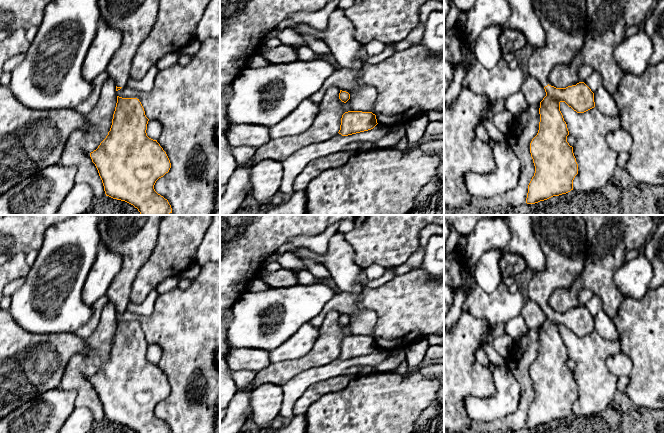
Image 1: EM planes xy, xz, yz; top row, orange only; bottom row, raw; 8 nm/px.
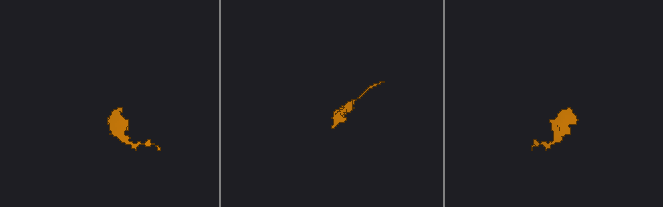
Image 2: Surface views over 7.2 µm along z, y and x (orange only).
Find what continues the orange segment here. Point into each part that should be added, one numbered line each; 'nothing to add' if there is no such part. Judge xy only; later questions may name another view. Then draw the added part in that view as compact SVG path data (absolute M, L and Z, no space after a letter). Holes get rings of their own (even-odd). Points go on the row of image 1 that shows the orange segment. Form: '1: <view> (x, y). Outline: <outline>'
1: xy (134, 19). Outline: M99 0L101 21L122 35L121 44L106 69L117 87L126 86L133 58L155 25L159 4L160 0Z

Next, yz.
1: yz (565, 23). Outline: M532 0L535 14L543 27L546 42L540 48L534 48L528 61L529 75L536 78L543 87L549 84L551 70L557 65L570 64L576 54L583 48L588 38L588 18L585 0Z

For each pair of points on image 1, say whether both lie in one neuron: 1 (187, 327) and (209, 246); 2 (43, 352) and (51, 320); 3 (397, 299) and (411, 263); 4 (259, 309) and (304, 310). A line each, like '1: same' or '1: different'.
1: different
2: different
3: different
4: same

